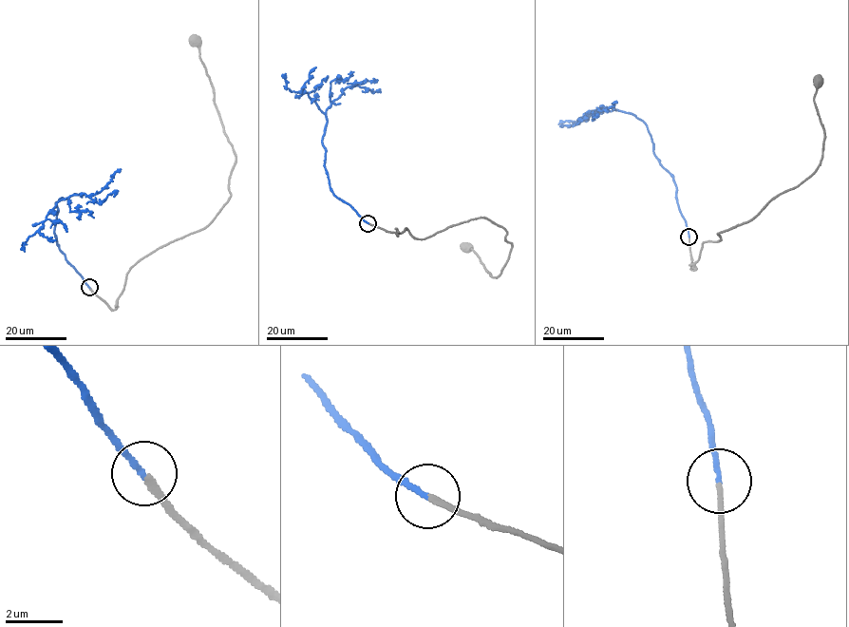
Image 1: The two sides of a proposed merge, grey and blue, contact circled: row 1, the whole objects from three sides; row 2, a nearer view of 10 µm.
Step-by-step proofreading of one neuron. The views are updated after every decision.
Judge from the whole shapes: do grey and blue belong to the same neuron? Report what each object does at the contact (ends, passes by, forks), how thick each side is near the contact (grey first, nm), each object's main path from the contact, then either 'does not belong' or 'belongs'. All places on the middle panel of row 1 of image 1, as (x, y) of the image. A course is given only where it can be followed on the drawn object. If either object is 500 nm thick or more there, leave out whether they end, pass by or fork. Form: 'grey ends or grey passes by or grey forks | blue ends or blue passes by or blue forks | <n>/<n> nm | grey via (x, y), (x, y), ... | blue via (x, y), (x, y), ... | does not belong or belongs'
grey ends | blue ends | 200/180 nm | grey via (368, 223), (397, 235), (405, 228), (422, 239), (482, 218), (504, 229), (512, 244), (496, 277), (466, 247) | blue via (368, 223), (332, 192), (325, 165), (325, 114), (308, 93), (287, 87), (285, 73) | belongs

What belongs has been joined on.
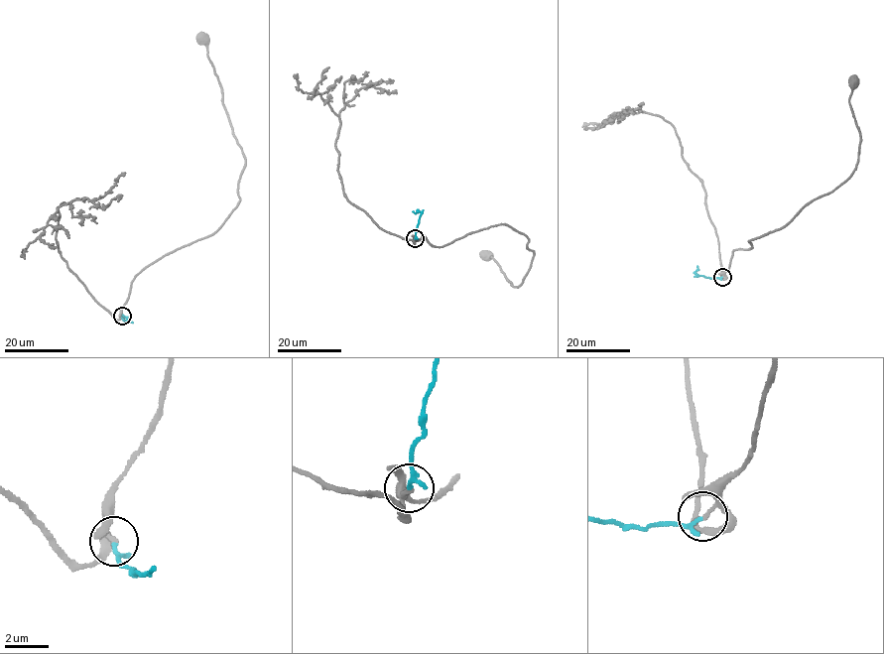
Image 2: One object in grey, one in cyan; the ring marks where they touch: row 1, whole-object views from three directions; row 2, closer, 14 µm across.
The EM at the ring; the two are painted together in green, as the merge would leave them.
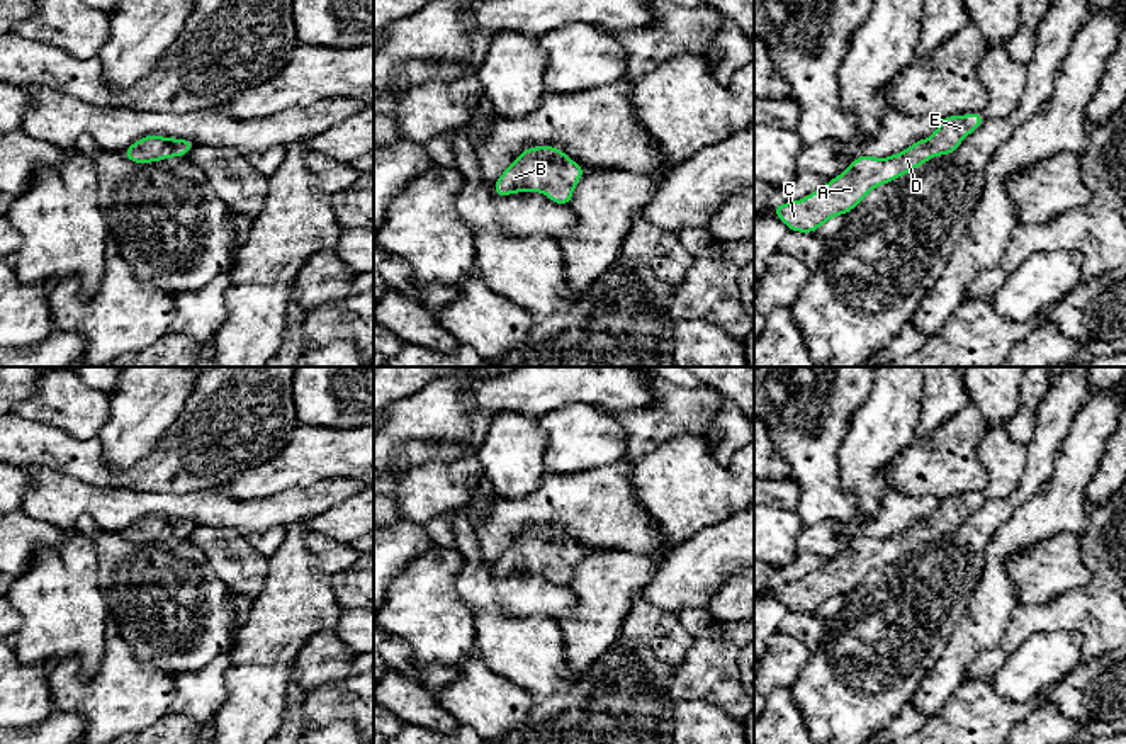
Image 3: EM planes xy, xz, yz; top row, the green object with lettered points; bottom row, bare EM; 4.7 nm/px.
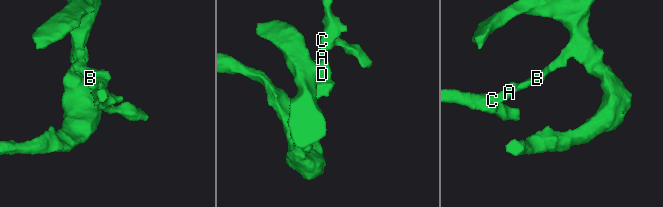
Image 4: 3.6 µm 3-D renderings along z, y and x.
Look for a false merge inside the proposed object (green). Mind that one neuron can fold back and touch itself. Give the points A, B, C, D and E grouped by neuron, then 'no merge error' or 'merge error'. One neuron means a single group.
A B C D E | no merge error

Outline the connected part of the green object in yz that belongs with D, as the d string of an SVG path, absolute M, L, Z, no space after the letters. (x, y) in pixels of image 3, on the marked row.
M980 112L943 117L937 131L929 139L921 139L890 158L878 160L861 155L846 172L807 199L778 204L771 211L790 231L814 233L832 216L847 214L854 209L871 189L912 172L934 155L954 153L961 139L978 129L983 119Z

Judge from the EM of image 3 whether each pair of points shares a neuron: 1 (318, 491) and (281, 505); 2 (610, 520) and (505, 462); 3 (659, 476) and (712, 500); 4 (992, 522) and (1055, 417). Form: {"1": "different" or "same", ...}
{"1": "same", "2": "different", "3": "same", "4": "same"}

